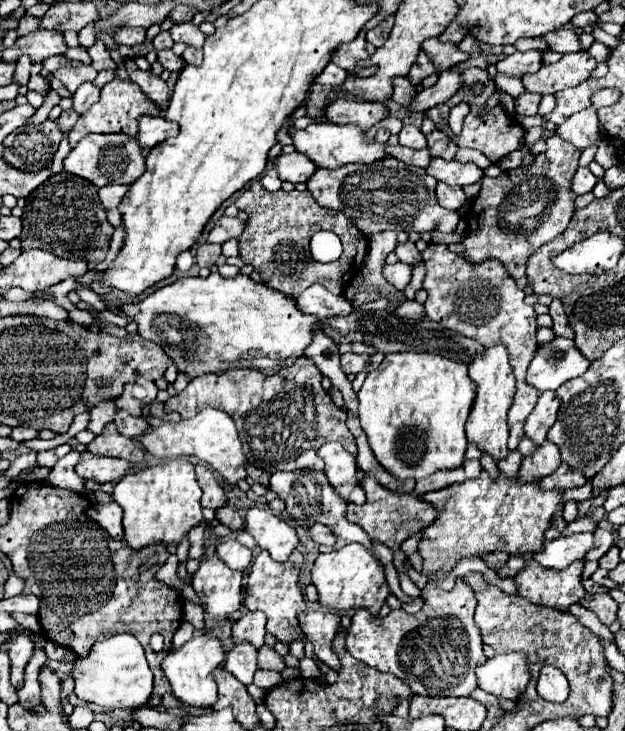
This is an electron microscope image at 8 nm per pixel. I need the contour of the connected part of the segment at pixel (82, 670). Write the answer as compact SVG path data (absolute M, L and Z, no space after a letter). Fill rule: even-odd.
M113 635L91 647L89 657L77 659L73 665L75 695L81 701L101 705L105 709L137 709L149 703L153 689L153 673L147 665L141 643L129 635Z

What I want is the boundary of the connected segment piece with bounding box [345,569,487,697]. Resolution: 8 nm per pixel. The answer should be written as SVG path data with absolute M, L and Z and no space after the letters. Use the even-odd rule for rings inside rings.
M437 571L437 581L429 581L425 589L421 591L423 607L419 613L407 613L405 609L393 609L387 617L371 617L367 609L357 609L353 615L353 623L347 631L347 651L363 661L365 665L383 671L393 673L399 679L403 679L415 695L439 695L439 697L467 697L477 689L477 675L475 667L485 663L483 655L483 641L479 635L479 629L473 621L475 613L475 593L473 589L463 581L463 577L457 577L455 589L445 591L439 587L439 581L445 579L451 571Z

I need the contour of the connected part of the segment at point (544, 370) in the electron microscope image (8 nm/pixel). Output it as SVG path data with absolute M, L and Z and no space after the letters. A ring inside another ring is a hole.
M555 337L553 341L537 347L527 369L527 383L539 391L555 391L565 381L583 375L589 365L591 361L577 351L571 339Z

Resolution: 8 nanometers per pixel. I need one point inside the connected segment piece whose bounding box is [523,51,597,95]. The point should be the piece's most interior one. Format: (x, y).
(573, 68)

